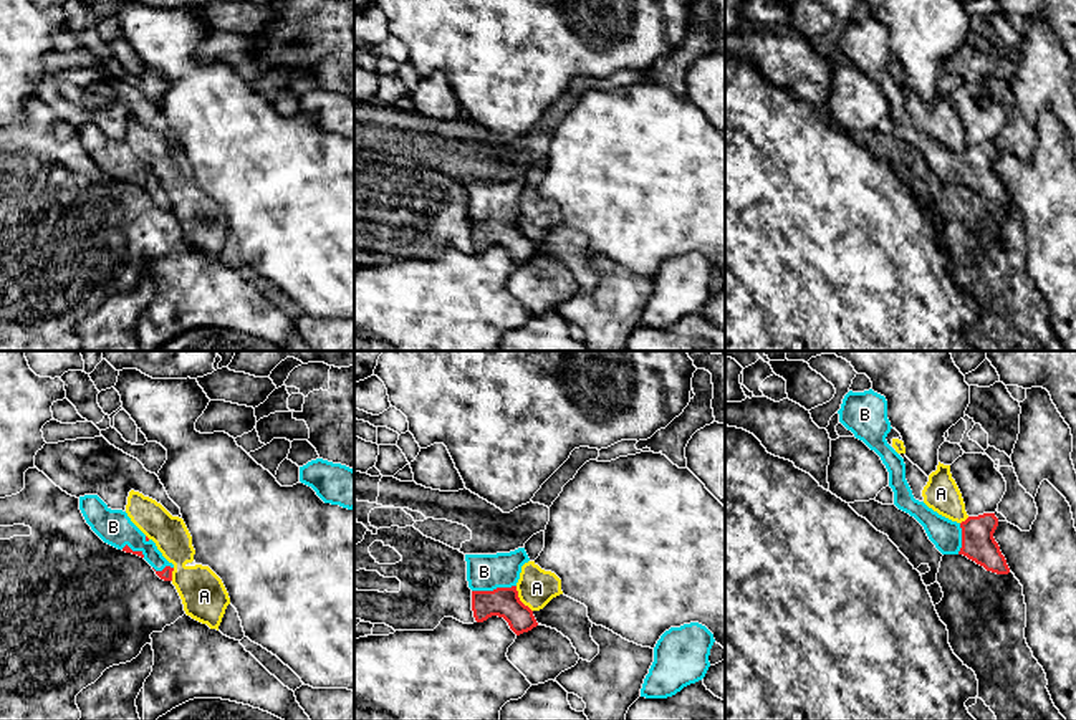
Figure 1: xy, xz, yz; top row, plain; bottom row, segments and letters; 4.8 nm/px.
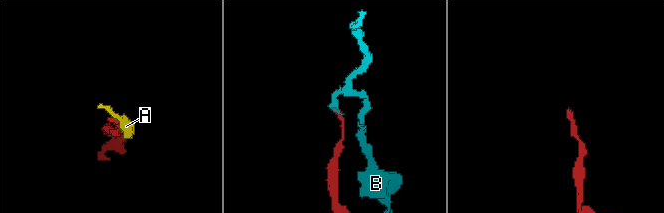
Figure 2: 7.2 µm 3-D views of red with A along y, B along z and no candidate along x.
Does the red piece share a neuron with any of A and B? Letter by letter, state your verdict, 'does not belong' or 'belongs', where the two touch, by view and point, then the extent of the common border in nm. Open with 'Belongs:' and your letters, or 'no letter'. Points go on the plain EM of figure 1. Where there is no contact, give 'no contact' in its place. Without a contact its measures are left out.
Belongs: B
A: does not belong; meets red in xz at (518, 229); contact 150 nm long
B: belongs; meets red in xz at (494, 219); contact 220 nm long

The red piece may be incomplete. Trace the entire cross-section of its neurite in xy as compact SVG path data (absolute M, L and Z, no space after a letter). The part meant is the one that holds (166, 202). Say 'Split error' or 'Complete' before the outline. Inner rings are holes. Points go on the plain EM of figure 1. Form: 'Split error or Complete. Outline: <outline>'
Split error. Outline: M98 124L79 126L79 139L91 159L108 174L144 187L156 204L172 210L174 194L169 192L122 139L111 139Z

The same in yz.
Split error. Outline: M872 18L864 22L849 20L838 43L839 51L881 86L889 101L894 134L924 156L929 169L942 184L963 184L987 200L1010 202L1006 189L993 167L998 156L995 142L968 146L965 151L957 152L914 127L905 109L904 88L886 70L892 56L887 48L884 25Z

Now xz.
Split error. Outline: M525 177L497 184L465 184L465 190L477 252L498 245L516 265L538 255L533 240L520 230L516 220L521 195L530 190Z

